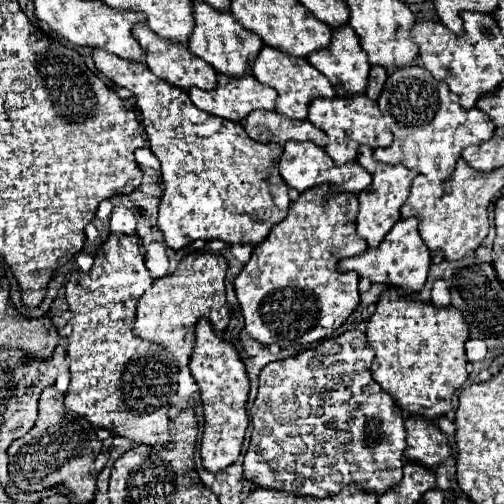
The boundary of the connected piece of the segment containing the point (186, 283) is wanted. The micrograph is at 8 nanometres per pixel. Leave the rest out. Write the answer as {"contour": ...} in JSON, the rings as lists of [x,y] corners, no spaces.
{"contour":[[[191,254],[185,256],[173,274],[155,280],[153,286],[139,298],[137,318],[133,334],[141,340],[163,344],[173,356],[177,368],[189,364],[193,352],[193,330],[197,320],[207,318],[215,332],[221,332],[229,324],[229,308],[225,300],[223,278],[227,272],[227,260],[217,254]]]}

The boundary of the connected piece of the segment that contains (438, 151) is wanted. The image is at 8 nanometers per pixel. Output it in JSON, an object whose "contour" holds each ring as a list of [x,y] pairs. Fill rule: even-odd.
{"contour":[[[407,66],[395,70],[387,78],[377,100],[385,124],[393,132],[395,140],[389,148],[375,150],[373,158],[383,164],[405,164],[431,182],[445,182],[453,174],[463,148],[489,140],[495,130],[495,124],[487,114],[477,108],[465,110],[457,102],[459,98],[449,92],[447,84],[435,80],[425,72],[425,68]]]}

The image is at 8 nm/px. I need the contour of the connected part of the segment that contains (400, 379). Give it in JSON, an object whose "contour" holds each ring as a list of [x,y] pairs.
{"contour":[[[385,290],[381,300],[377,302],[377,310],[367,324],[367,340],[375,352],[375,360],[371,364],[373,380],[387,392],[391,392],[397,406],[411,416],[421,416],[435,420],[445,416],[451,410],[451,398],[457,388],[461,388],[467,380],[467,356],[465,342],[469,338],[469,328],[463,314],[453,308],[437,308],[433,304],[413,302],[403,298],[397,290]]]}

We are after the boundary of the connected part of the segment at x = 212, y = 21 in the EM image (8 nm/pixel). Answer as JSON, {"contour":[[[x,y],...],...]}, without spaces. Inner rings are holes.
{"contour":[[[193,2],[193,16],[195,16],[195,30],[187,42],[187,48],[201,60],[209,62],[219,74],[227,74],[233,78],[241,78],[249,72],[251,64],[255,62],[257,54],[263,48],[263,40],[245,30],[229,12],[215,12],[205,2]]]}

